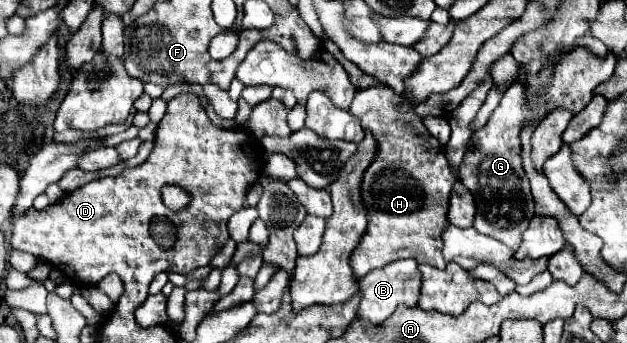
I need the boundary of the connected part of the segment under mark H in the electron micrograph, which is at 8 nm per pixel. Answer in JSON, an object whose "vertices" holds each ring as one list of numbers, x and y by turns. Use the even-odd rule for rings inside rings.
{"vertices":[[385,85,367,87,355,93,355,99,349,107,349,111,361,119,361,127,369,129,377,141,377,159,373,159,373,163,365,171,363,185,361,185,361,199,365,201,365,205,369,205,367,209,369,225,367,225,365,237,361,239,361,245,353,251,353,257,351,257,353,275,359,279,371,269,385,267,387,263,405,259,405,257,411,257,417,263,427,263,437,269,445,269,445,261,441,255,441,247,443,247,441,233,445,229,443,225,447,225,447,201,449,201,449,193,455,179,449,171,449,163,445,159,443,145,439,143,439,139,435,139,423,127,421,117,409,107,409,103,389,101,389,95,395,95,395,93,393,89]]}

